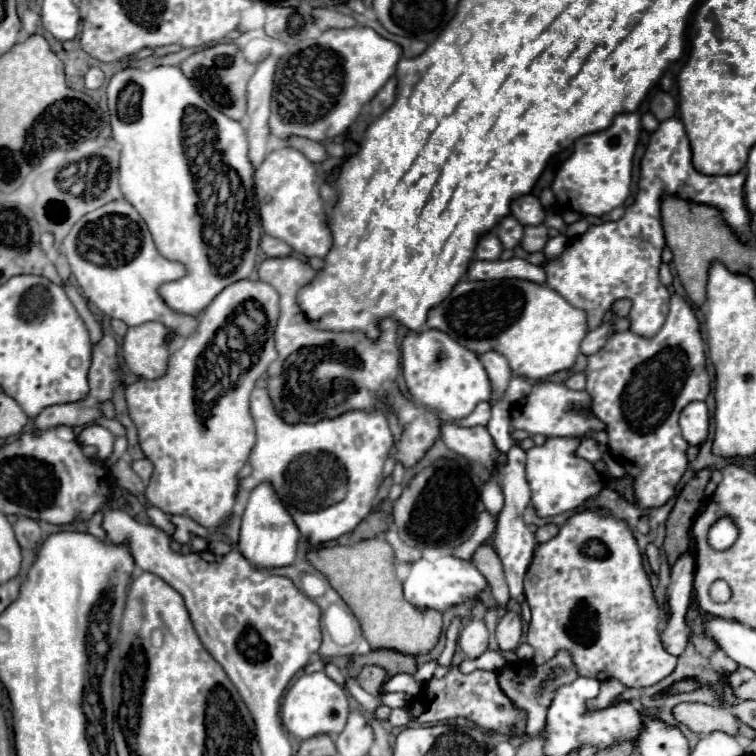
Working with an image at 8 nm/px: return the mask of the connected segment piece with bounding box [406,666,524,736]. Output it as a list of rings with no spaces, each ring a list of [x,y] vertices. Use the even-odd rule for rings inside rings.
[[[450,666],[444,678],[430,678],[424,690],[416,696],[412,704],[406,706],[406,710],[410,712],[410,718],[418,722],[440,722],[462,716],[472,720],[480,728],[502,732],[508,736],[514,724],[518,726],[518,730],[524,728],[524,714],[520,710],[518,712],[514,710],[512,702],[504,696],[504,692],[496,682],[496,672],[488,672],[488,670],[474,670],[470,674],[464,674],[460,672],[460,666]],[[418,704],[424,706],[420,716],[418,716]]]

